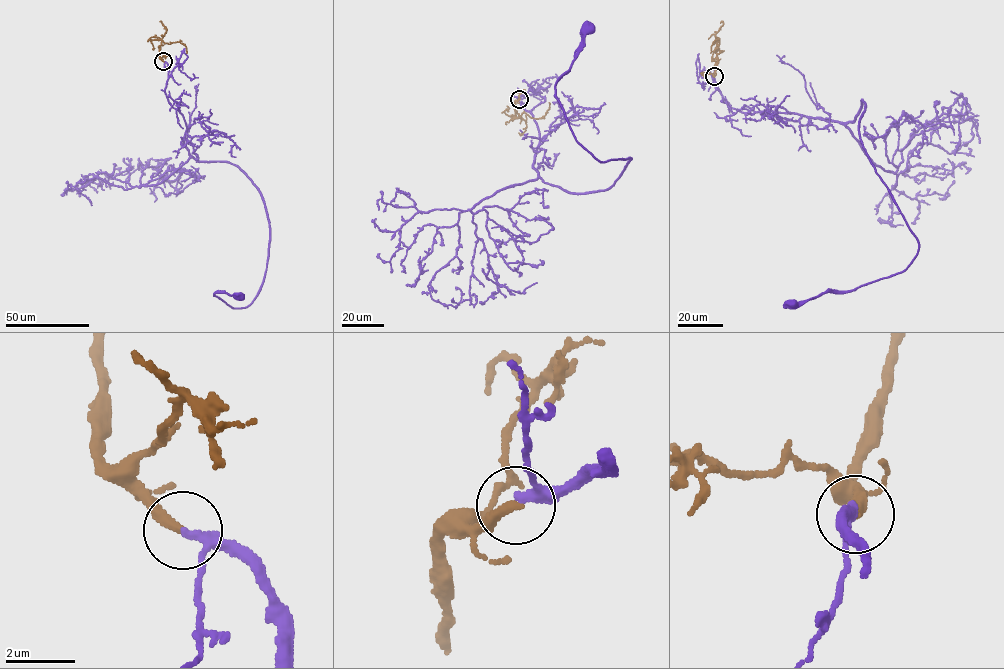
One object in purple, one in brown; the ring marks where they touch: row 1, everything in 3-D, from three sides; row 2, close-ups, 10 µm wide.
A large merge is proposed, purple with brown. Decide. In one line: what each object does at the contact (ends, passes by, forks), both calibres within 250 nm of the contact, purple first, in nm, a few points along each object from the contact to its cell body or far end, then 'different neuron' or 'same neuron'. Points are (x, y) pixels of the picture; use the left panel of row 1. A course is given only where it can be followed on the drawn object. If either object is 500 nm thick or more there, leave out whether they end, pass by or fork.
purple passes by; brown ends there; 200 nm thick on the purple side, 280 nm on the other; purple runs (163, 61), (190, 154), (235, 164), (261, 197), (259, 291), (240, 308), (214, 292), (238, 297); brown runs (163, 61), (159, 50), (162, 41), (179, 42), (186, 46), (186, 53); same neuron

